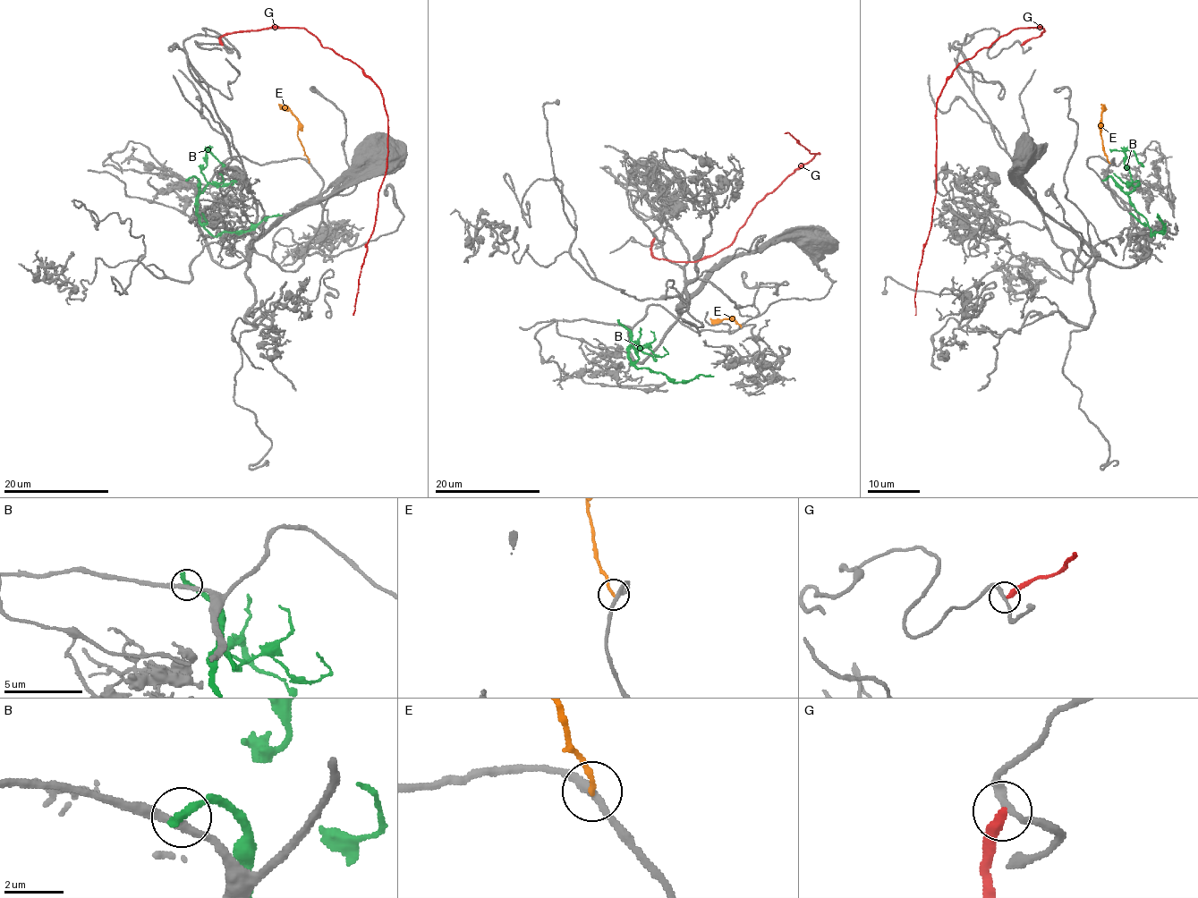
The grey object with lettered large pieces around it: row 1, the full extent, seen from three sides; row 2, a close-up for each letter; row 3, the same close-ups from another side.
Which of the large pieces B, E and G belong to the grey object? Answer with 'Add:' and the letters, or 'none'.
Add: none

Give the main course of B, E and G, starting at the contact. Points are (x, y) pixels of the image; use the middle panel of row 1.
B: (619, 324), (630, 333), (628, 360), (639, 368), (663, 372), (675, 381), (689, 381), (700, 375), (714, 376)
E: (740, 326), (730, 318), (709, 318)
G: (653, 238), (652, 254), (658, 259), (695, 262), (727, 248), (754, 207), (819, 154), (810, 153), (785, 133)

